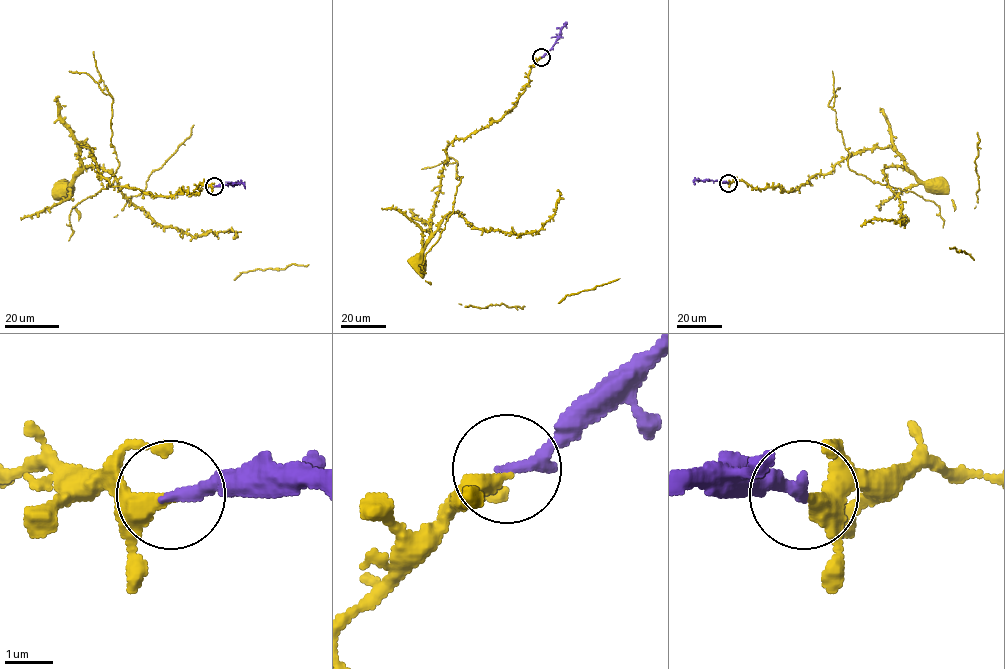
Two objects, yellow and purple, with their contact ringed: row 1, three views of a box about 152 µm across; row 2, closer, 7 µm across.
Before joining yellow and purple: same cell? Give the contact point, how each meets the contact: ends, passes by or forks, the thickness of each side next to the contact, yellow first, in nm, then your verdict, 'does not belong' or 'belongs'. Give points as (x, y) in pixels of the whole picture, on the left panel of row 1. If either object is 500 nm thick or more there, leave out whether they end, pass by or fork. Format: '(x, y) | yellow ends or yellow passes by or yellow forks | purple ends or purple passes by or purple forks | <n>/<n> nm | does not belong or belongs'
(214, 186) | yellow ends | purple ends | 400/280 nm | belongs

